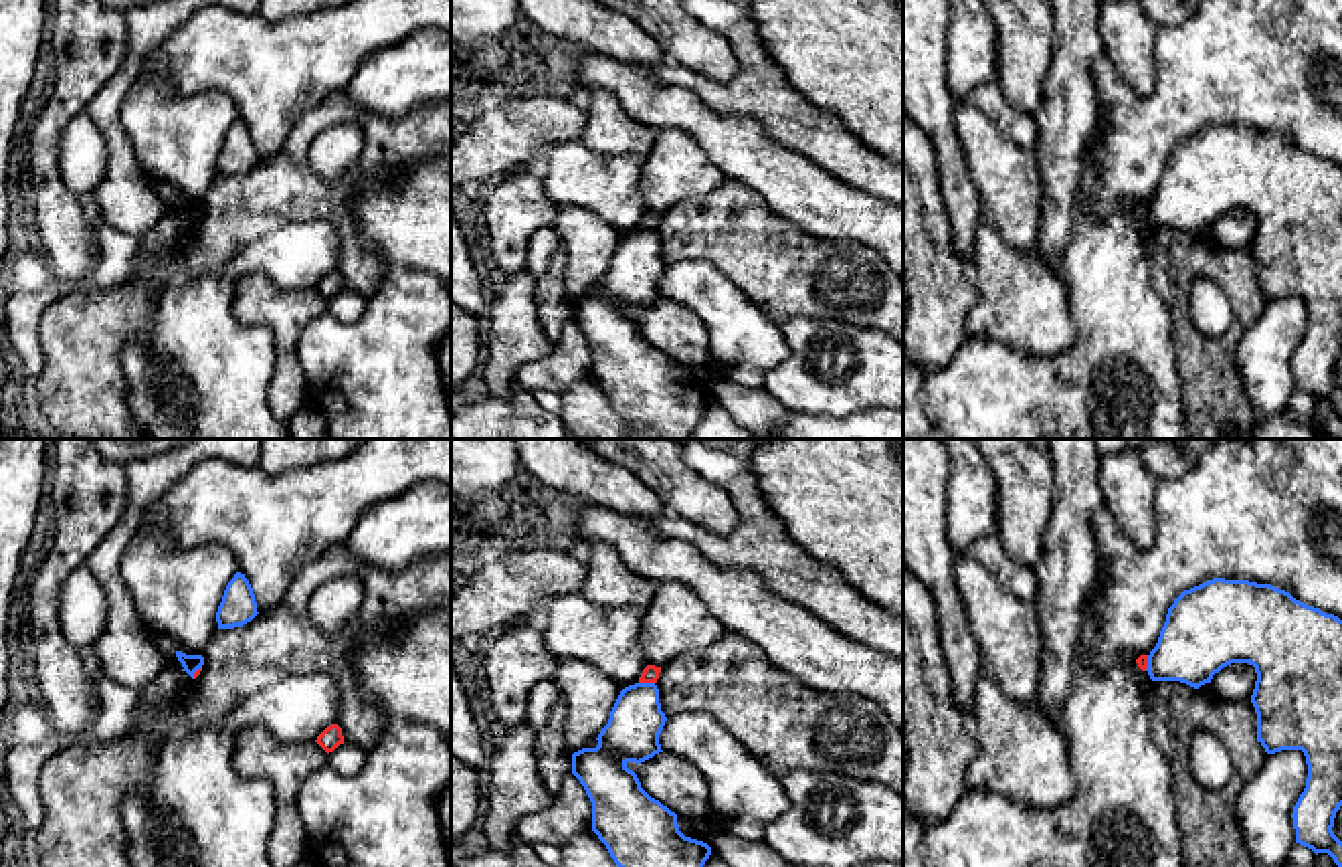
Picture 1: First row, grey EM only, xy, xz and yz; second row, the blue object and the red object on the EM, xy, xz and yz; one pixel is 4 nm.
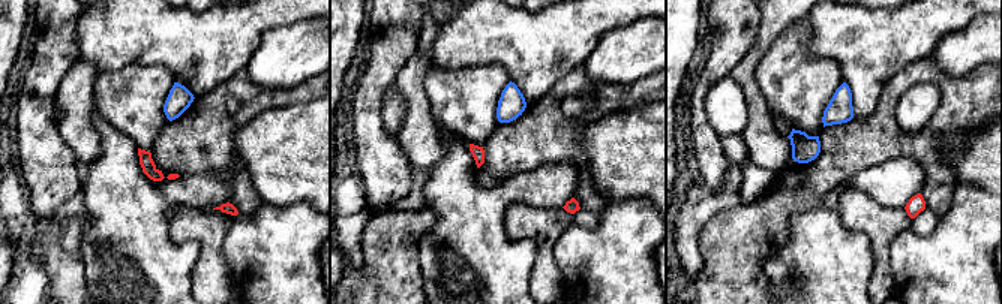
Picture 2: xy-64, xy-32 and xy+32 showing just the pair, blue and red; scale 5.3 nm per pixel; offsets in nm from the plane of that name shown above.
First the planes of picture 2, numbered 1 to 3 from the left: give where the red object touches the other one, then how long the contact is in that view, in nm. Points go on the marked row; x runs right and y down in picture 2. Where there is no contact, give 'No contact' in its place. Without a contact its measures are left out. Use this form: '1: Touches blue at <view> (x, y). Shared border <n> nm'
1: No contact
2: No contact
3: No contact

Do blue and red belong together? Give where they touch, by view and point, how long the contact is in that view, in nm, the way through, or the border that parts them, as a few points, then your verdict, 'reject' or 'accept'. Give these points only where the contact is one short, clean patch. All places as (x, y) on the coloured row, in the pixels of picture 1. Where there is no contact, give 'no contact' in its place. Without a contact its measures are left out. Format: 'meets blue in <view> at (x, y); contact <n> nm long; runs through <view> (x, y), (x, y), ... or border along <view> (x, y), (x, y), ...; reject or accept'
meets blue in xz at (647, 684); contact 60 nm long; border along xz (639, 682), (653, 684); reject

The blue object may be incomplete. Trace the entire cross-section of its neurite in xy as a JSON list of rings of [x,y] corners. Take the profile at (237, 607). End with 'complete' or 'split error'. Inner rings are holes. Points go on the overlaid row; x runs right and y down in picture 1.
[[[236,572],[228,582],[222,602],[216,612],[218,629],[234,629],[251,622],[257,616],[253,588],[245,574]]]; complete

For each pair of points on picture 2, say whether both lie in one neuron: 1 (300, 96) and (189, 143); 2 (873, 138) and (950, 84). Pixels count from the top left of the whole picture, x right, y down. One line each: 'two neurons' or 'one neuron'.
1: one neuron
2: one neuron

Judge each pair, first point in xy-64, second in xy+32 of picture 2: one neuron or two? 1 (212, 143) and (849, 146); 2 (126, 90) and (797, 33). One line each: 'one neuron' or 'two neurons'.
1: one neuron
2: one neuron

